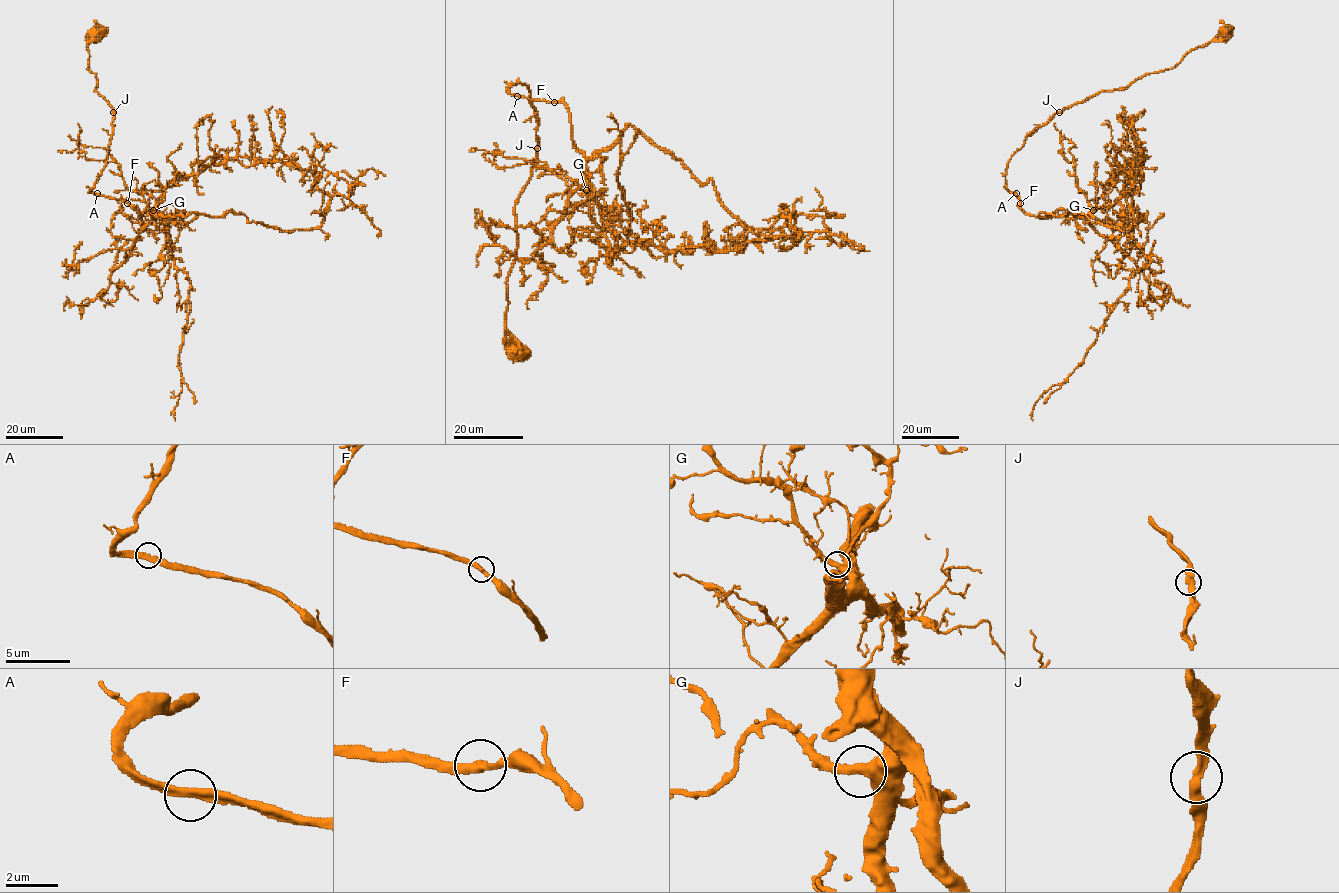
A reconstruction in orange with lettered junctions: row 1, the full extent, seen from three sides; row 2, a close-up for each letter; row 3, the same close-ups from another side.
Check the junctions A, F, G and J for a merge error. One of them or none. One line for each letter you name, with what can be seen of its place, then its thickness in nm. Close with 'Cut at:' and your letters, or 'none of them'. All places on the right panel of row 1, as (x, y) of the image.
Cut at: none of them

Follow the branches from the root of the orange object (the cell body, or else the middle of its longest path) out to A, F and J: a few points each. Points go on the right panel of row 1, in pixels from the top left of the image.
A: (1225, 31), (1172, 68), (1101, 90), (1034, 128), (1007, 167), (1006, 188), (1015, 193)
F: (1225, 31), (1172, 68), (1101, 90), (1034, 128), (1005, 173), (1006, 188), (1020, 203)
J: (1225, 31), (1221, 30), (1206, 44), (1191, 49), (1171, 68), (1146, 73), (1123, 88), (1101, 90), (1058, 113)

